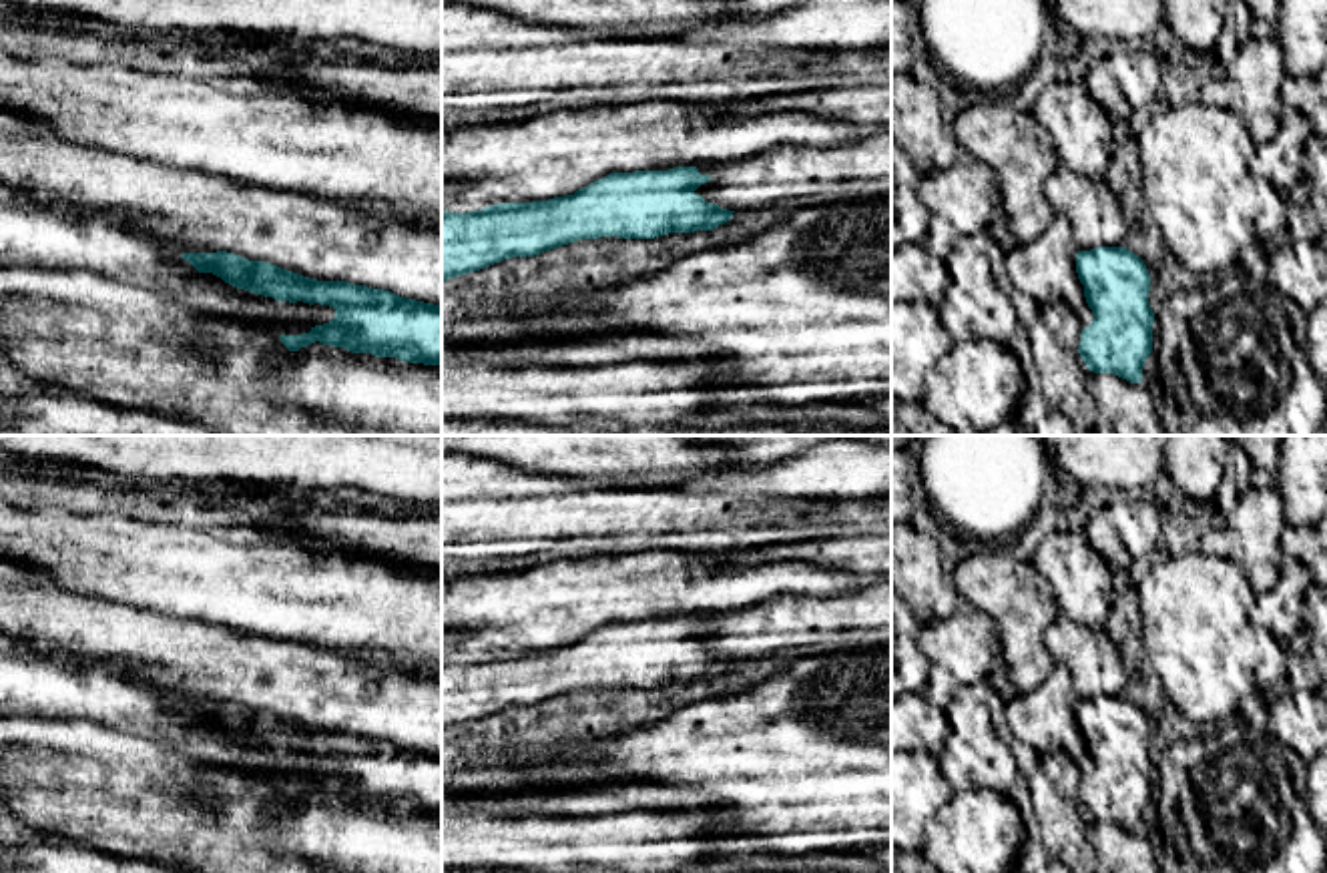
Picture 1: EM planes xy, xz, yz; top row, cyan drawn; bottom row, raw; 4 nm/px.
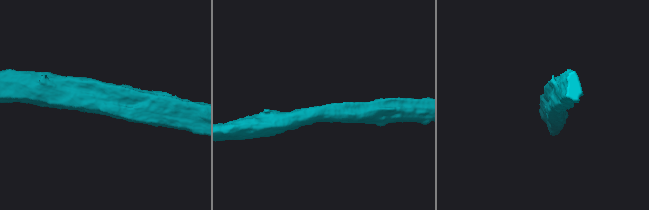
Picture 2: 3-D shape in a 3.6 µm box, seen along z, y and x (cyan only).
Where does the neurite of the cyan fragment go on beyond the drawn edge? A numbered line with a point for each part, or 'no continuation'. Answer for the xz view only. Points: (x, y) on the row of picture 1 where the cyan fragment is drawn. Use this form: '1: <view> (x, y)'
no continuation

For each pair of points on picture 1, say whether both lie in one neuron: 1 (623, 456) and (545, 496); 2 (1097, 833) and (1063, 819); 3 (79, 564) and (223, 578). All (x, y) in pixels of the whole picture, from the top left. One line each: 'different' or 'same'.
1: different
2: different
3: same

